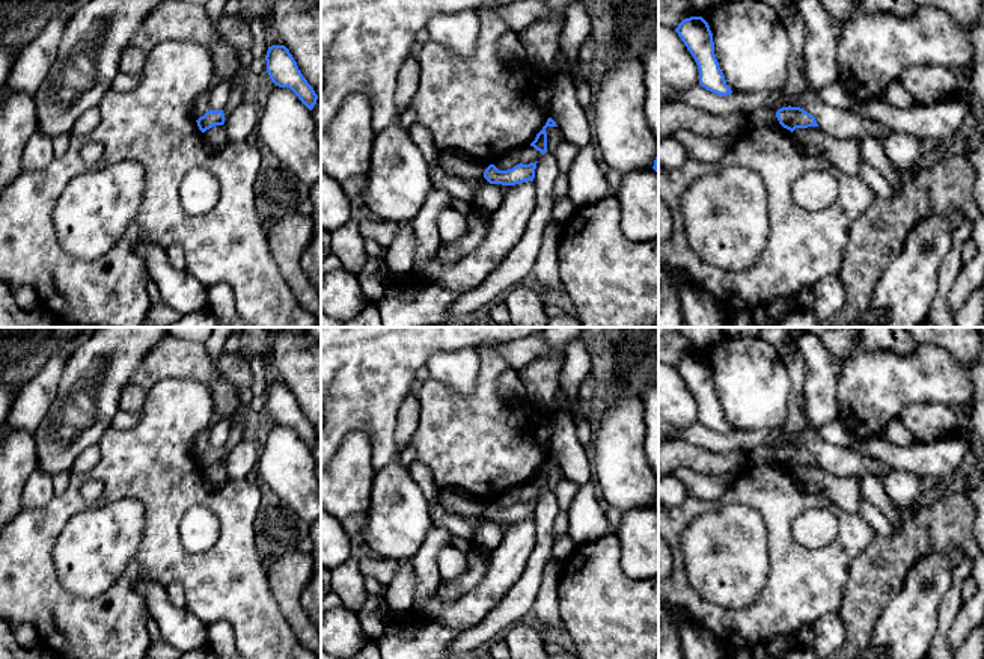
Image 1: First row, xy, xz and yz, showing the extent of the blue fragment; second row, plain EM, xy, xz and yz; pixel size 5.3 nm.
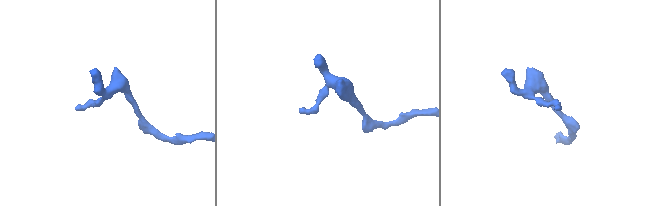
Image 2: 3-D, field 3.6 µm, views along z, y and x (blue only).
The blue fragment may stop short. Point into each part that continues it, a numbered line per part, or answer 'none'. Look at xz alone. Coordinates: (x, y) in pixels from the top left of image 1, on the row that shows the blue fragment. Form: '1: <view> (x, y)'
none

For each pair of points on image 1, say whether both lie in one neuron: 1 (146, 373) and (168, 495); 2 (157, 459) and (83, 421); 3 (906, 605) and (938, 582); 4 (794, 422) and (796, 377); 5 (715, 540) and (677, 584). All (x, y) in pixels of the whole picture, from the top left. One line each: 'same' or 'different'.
1: different
2: different
3: same
4: same
5: different

